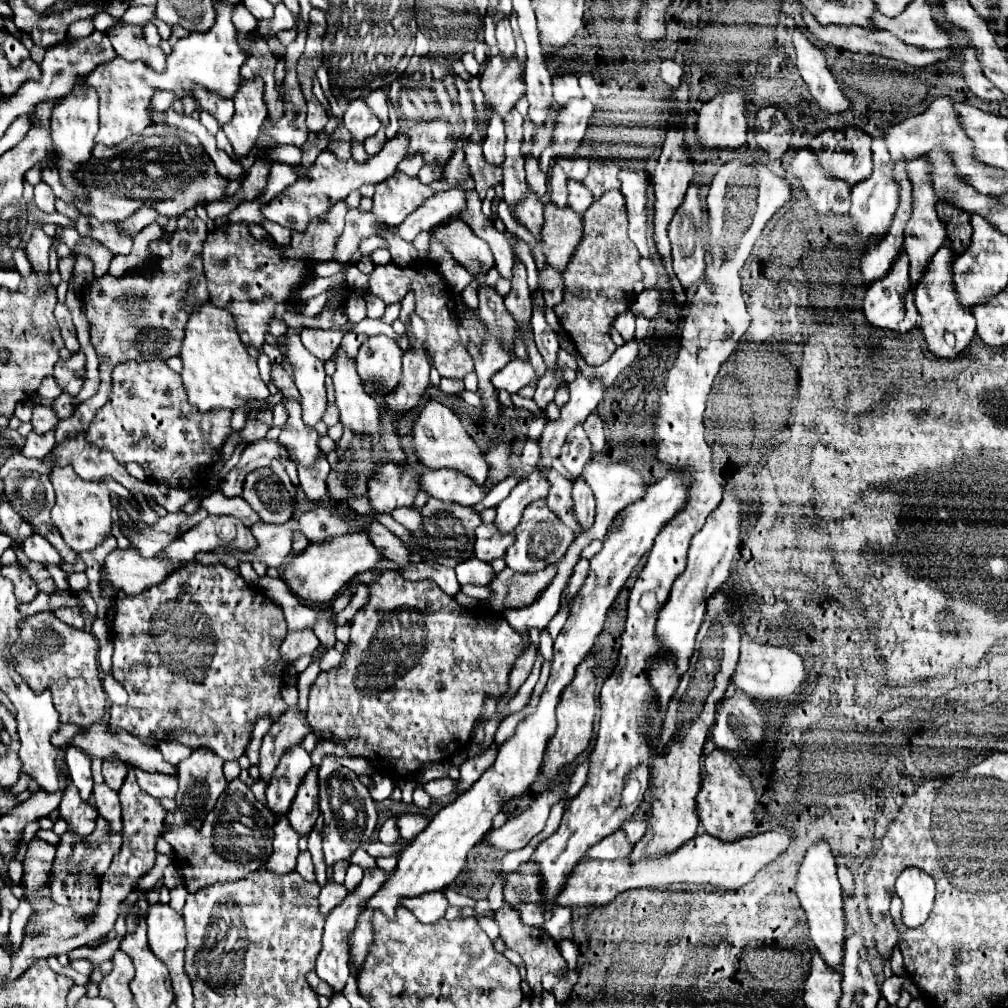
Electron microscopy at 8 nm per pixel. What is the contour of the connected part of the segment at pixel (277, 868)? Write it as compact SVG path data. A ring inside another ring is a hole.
M277 816L273 826L273 854L267 860L267 870L271 872L291 872L299 854L299 834L287 824L287 816Z

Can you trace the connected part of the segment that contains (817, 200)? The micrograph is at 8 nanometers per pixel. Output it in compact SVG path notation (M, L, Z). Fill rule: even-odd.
M811 148L797 150L791 164L791 174L803 182L807 196L817 212L849 212L851 192L847 184L843 184L843 180L827 180L827 176L823 176L823 168L815 164L815 152L811 152Z

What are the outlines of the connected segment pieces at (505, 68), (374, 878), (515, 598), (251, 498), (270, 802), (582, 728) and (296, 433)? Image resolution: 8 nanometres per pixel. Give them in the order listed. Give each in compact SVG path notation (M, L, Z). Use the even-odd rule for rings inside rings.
M493 56L481 74L481 90L485 92L485 104L503 116L525 90L523 64L515 56Z
M375 866L375 868L367 868L365 872L363 872L363 880L345 896L345 900L335 908L335 910L331 910L331 914L327 916L327 920L325 920L325 934L323 934L323 950L321 950L321 954L319 954L319 958L317 958L317 976L321 978L321 980L325 980L329 986L333 986L333 990L335 992L341 992L343 990L343 986L345 986L345 982L347 982L347 978L349 978L349 956L347 956L347 936L349 936L349 932L355 928L355 920L357 920L357 916L359 916L359 908L361 908L361 904L365 902L365 900L369 900L379 888L381 888L381 884L387 880L387 870L383 870L383 868L379 868L379 866Z
M549 564L543 572L527 572L527 574L511 572L511 568L505 568L491 582L493 598L489 602L495 610L527 606L551 584L553 576L555 576L553 564Z
M269 468L253 470L245 480L241 496L267 524L283 524L293 516L291 494ZM273 496L277 498L273 500Z
M301 744L289 748L283 754L279 766L273 772L271 782L267 784L267 806L275 814L283 814L289 810L297 786L309 768L311 768L311 758Z
M587 656L587 660L583 660L577 666L575 680L567 686L567 690L563 690L563 696L559 698L559 704L555 708L557 730L555 730L551 744L547 744L547 756L543 758L543 772L547 778L555 778L561 766L571 764L575 760L575 756L589 746L589 740L593 734L593 718L595 718L595 674L593 674L593 668L595 668L595 658Z
M283 400L289 412L289 420L283 426L283 432L279 436L279 444L285 446L289 452L289 458L307 467L311 467L321 456L321 448L317 446L319 434L315 428L309 428L301 420L301 404L295 400Z

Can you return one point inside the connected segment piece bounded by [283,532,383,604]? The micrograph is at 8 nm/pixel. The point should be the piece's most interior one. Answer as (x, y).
(317, 574)

